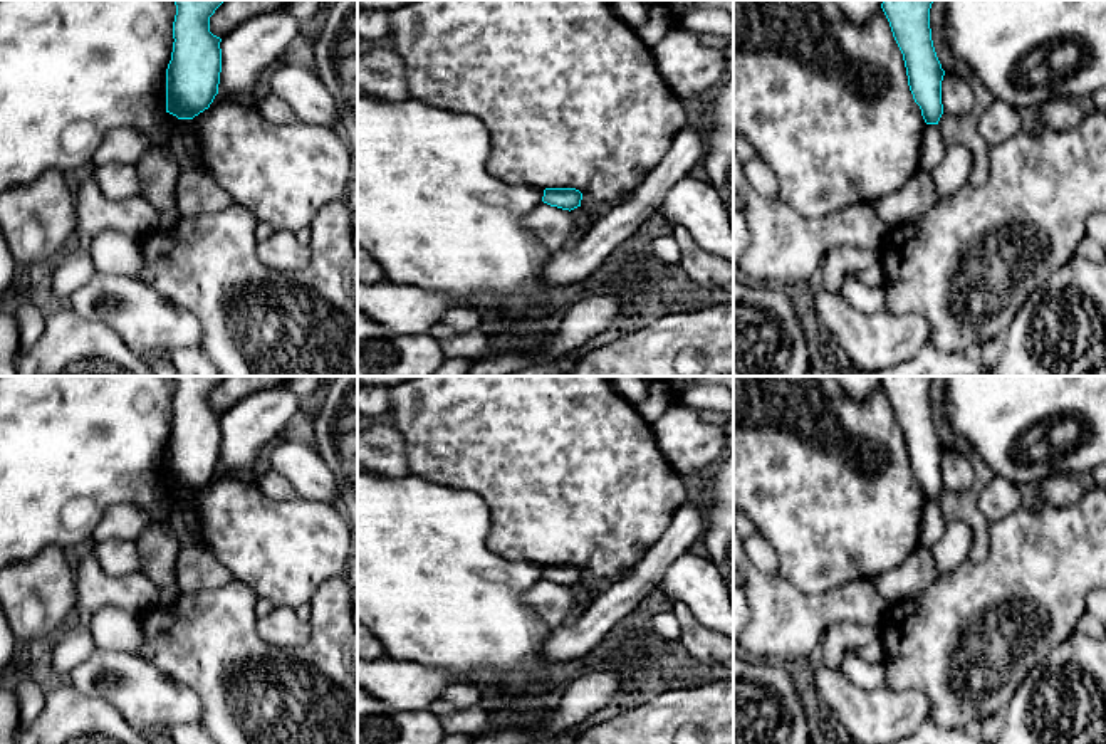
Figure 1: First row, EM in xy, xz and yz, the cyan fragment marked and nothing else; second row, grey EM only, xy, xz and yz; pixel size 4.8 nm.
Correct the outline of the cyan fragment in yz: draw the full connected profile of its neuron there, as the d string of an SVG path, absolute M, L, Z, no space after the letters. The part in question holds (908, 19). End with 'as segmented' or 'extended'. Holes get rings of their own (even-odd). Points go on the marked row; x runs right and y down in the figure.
M883 0L881 8L903 54L908 86L926 124L938 124L943 114L942 81L945 71L936 57L930 8L933 0Z | as segmented

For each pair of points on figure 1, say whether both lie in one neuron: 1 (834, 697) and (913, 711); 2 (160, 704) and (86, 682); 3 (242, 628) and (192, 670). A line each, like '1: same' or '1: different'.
1: same
2: same
3: same

